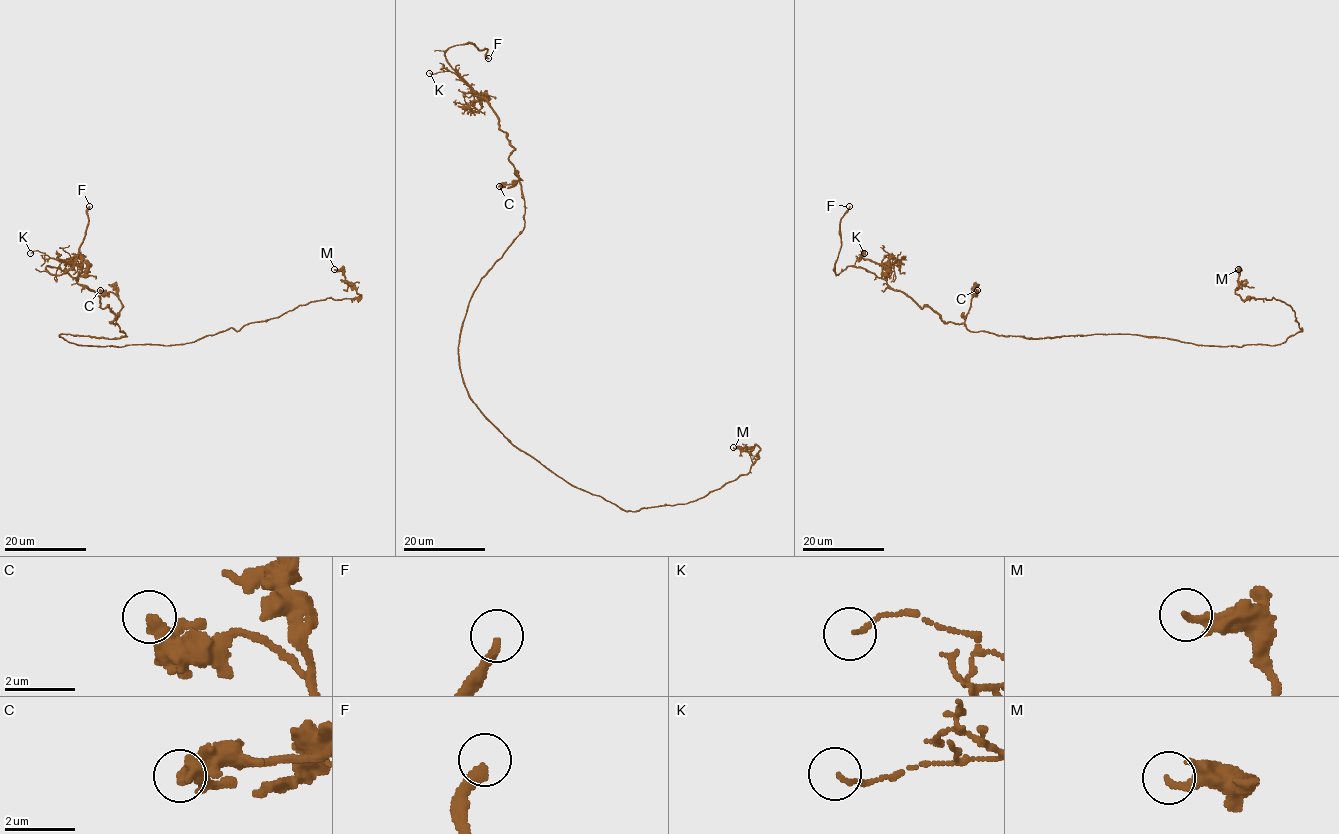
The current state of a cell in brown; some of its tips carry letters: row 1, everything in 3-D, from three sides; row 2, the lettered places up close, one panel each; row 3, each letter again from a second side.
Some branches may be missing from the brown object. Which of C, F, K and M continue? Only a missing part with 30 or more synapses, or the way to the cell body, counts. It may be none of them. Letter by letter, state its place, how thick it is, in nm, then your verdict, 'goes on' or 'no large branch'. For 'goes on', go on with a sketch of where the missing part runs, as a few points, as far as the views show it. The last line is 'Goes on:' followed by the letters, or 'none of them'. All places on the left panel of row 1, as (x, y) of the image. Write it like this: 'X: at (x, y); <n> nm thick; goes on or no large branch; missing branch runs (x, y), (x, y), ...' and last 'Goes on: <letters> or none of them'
C: at (100, 290); 240 nm thick; no large branch
F: at (89, 206); 280 nm thick; goes on; missing branch runs (89, 206), (103, 206), (104, 202)
K: at (30, 253); 110 nm thick; no large branch
M: at (334, 269); 240 nm thick; no large branch
Goes on: F

